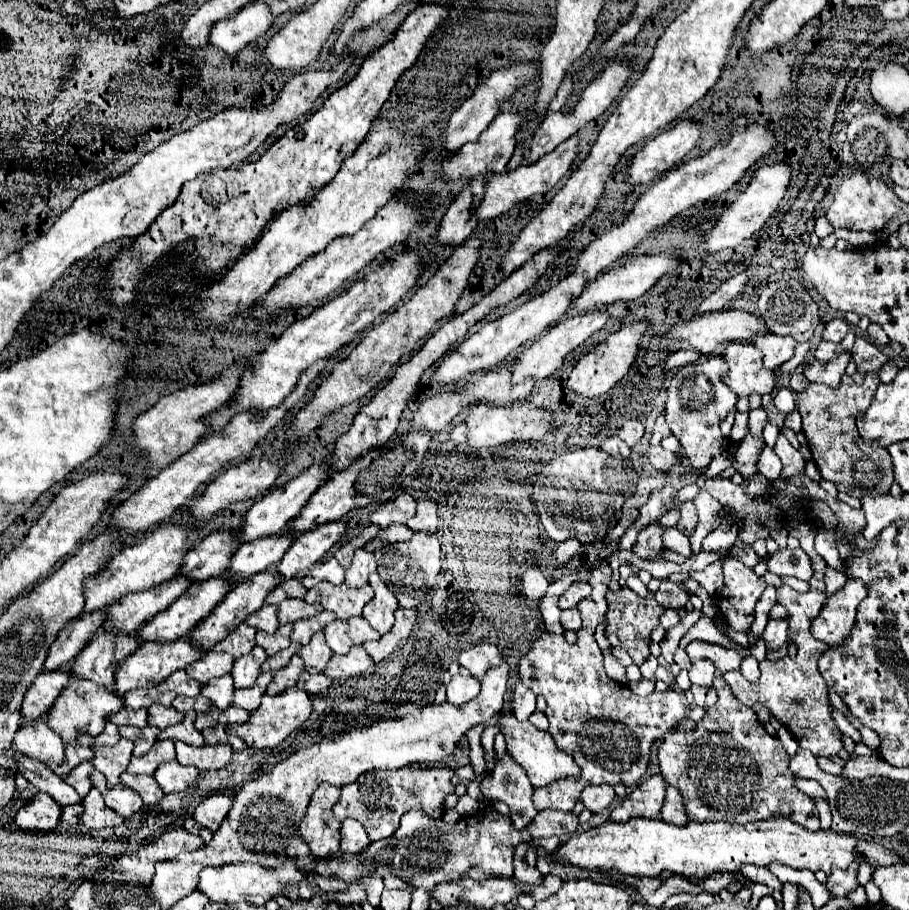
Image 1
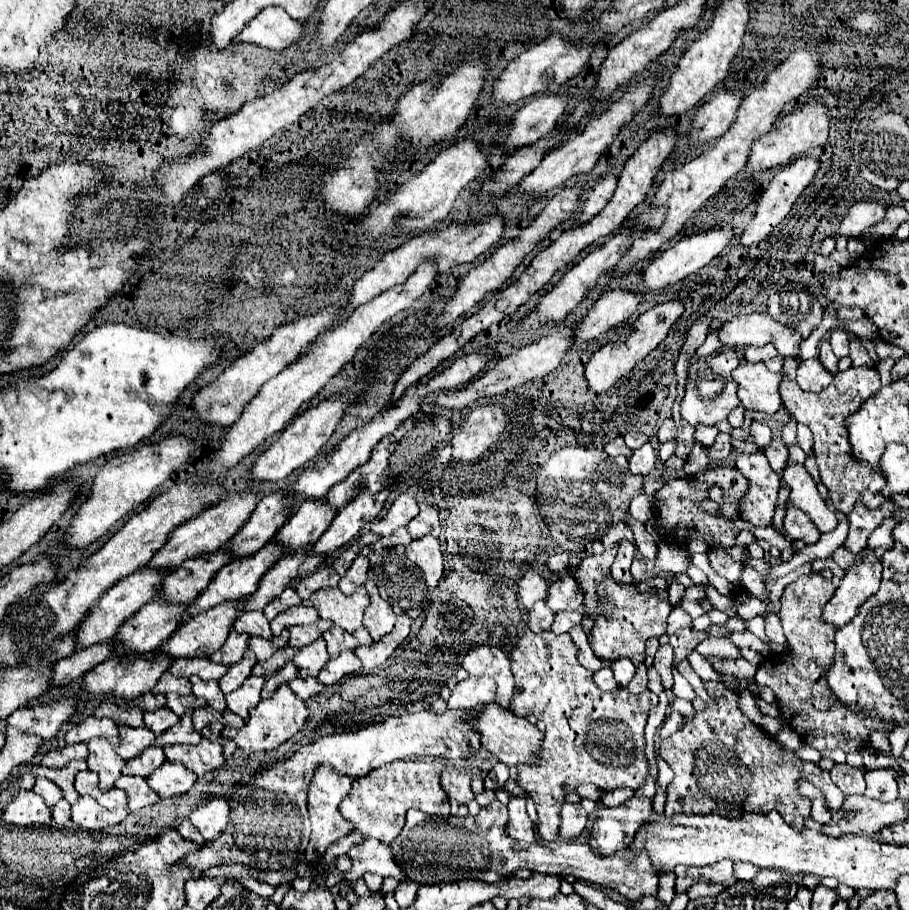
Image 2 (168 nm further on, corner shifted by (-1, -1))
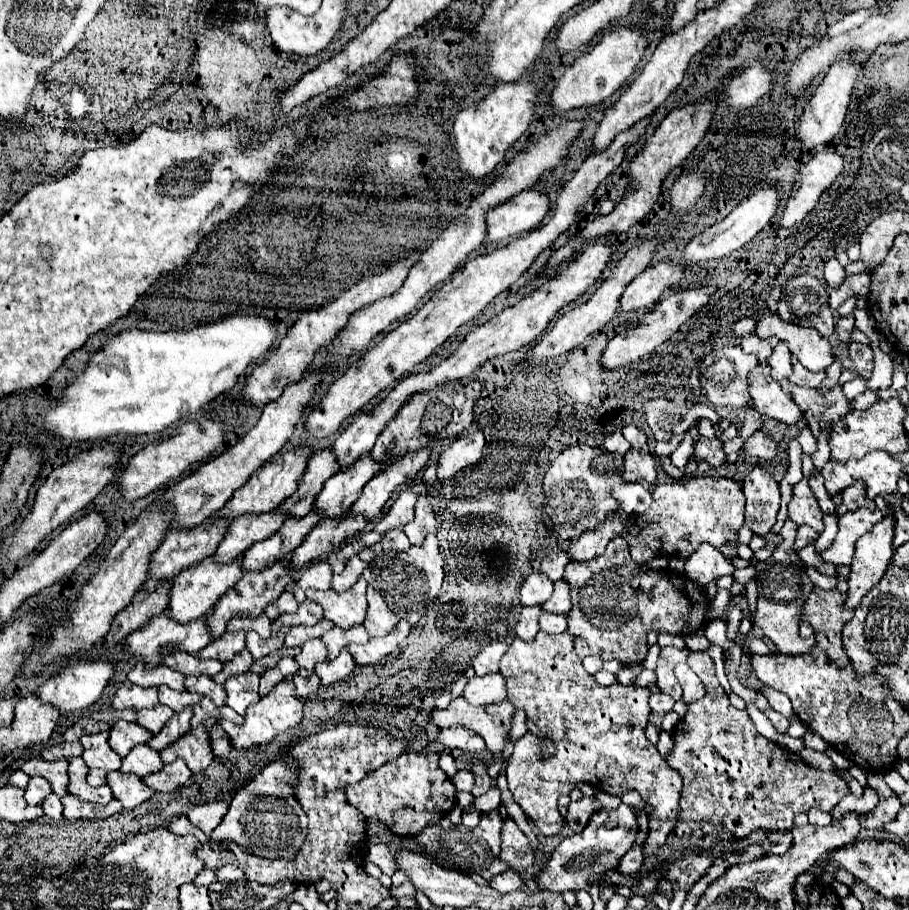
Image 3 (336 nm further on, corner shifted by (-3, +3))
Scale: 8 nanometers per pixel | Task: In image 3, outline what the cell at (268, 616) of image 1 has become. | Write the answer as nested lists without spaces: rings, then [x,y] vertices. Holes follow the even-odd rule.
[[[261,613],[261,615],[255,617],[255,619],[233,619],[233,621],[229,623],[229,631],[235,631],[235,627],[237,627],[237,629],[243,629],[243,631],[253,629],[253,631],[257,631],[261,637],[265,637],[265,639],[271,635],[271,621],[269,621],[269,617],[267,617],[265,613]]]

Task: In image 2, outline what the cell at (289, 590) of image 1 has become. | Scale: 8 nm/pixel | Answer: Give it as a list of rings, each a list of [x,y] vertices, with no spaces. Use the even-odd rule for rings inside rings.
[[[287,587],[279,597],[275,597],[275,599],[263,609],[263,613],[265,613],[265,617],[271,621],[271,619],[277,617],[279,613],[283,613],[283,611],[287,611],[287,609],[291,609],[291,607],[297,607],[297,605],[301,605],[299,595],[295,593],[295,589]]]

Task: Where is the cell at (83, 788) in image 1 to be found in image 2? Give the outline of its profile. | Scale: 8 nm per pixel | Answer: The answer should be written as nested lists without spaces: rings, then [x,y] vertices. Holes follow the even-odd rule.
[[[71,761],[69,765],[59,767],[59,769],[45,769],[45,767],[39,765],[39,767],[33,767],[31,773],[33,775],[43,775],[43,777],[51,779],[55,785],[59,785],[59,789],[63,789],[63,797],[73,805],[73,801],[79,799],[79,793],[75,791],[73,781],[75,781],[75,775],[83,769],[87,769],[85,761]]]

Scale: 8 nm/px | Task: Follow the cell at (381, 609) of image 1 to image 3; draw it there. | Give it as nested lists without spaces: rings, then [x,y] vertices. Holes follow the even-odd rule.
[[[367,587],[367,601],[369,601],[369,611],[363,621],[363,627],[371,637],[383,637],[397,625],[399,617],[385,605],[383,597],[373,587]]]

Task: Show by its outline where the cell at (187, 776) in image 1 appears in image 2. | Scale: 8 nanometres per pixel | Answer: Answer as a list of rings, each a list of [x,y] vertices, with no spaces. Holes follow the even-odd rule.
[[[167,761],[147,777],[147,783],[155,793],[159,793],[159,797],[173,797],[187,793],[195,779],[195,773],[191,773],[185,765]]]

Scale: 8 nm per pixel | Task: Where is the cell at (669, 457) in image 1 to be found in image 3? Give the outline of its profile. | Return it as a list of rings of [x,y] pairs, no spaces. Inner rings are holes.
[[[647,447],[631,449],[629,453],[625,453],[625,471],[623,471],[625,481],[629,481],[629,483],[647,481],[653,485],[657,479],[657,469],[653,467],[653,463],[655,461]]]

